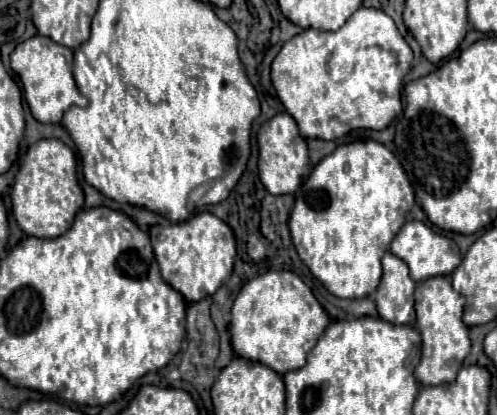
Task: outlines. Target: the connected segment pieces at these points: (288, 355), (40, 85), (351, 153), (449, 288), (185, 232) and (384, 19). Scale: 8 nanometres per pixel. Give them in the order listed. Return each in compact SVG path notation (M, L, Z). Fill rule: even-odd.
M267 271L247 281L231 309L231 343L239 357L263 363L275 373L299 369L307 353L329 325L329 315L315 299L313 291L293 271Z
M33 35L31 39L19 43L11 53L11 69L19 75L23 83L23 93L31 115L41 123L61 123L63 113L75 103L85 105L85 97L77 93L77 85L73 81L73 53L49 37Z
M357 139L339 145L331 155L321 159L303 185L303 195L295 199L289 229L293 245L301 261L335 297L357 299L371 295L381 281L381 257L389 249L393 237L405 223L409 209L415 203L413 187L401 169L397 157L379 141Z
M429 277L415 287L415 311L417 311L417 329L423 337L421 361L415 369L415 377L423 385L441 385L453 381L457 371L463 365L463 359L471 351L469 327L463 323L465 297L457 293L447 277Z
M203 211L191 217L189 221L171 223L167 227L153 225L149 229L149 235L163 279L171 287L175 287L189 303L213 295L223 285L223 281L229 279L233 271L233 261L235 261L233 231L213 213Z
M359 7L349 21L335 33L305 29L289 39L271 65L273 87L287 113L297 121L301 137L319 137L325 141L339 139L355 129L385 129L401 111L403 77L411 69L413 51L401 37L395 21L381 9Z

